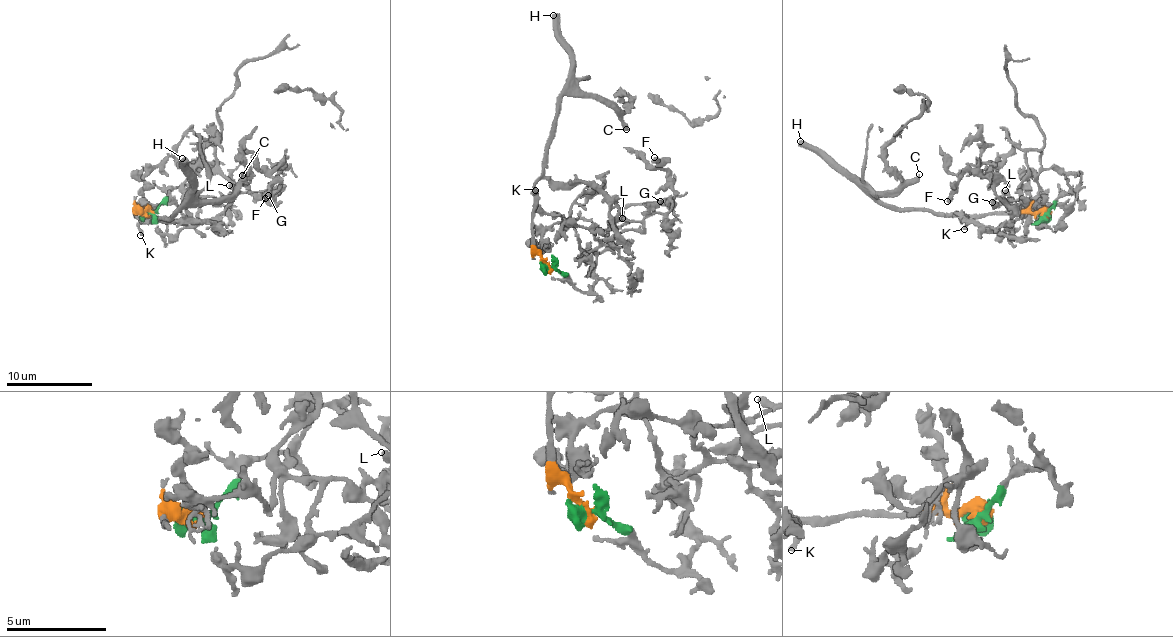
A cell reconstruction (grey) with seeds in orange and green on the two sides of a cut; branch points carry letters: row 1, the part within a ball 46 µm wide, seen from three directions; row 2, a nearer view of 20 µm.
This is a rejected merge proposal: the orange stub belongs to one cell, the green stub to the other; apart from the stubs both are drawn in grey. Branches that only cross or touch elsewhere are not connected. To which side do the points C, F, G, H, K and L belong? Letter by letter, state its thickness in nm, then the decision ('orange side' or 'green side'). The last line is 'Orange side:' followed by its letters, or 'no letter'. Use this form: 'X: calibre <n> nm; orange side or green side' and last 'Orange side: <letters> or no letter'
C: calibre 400 nm; orange side
F: calibre 460 nm; green side
G: calibre 480 nm; green side
H: calibre 550 nm; orange side
K: calibre 240 nm; orange side
L: calibre 360 nm; green side
Orange side: C, H, K

